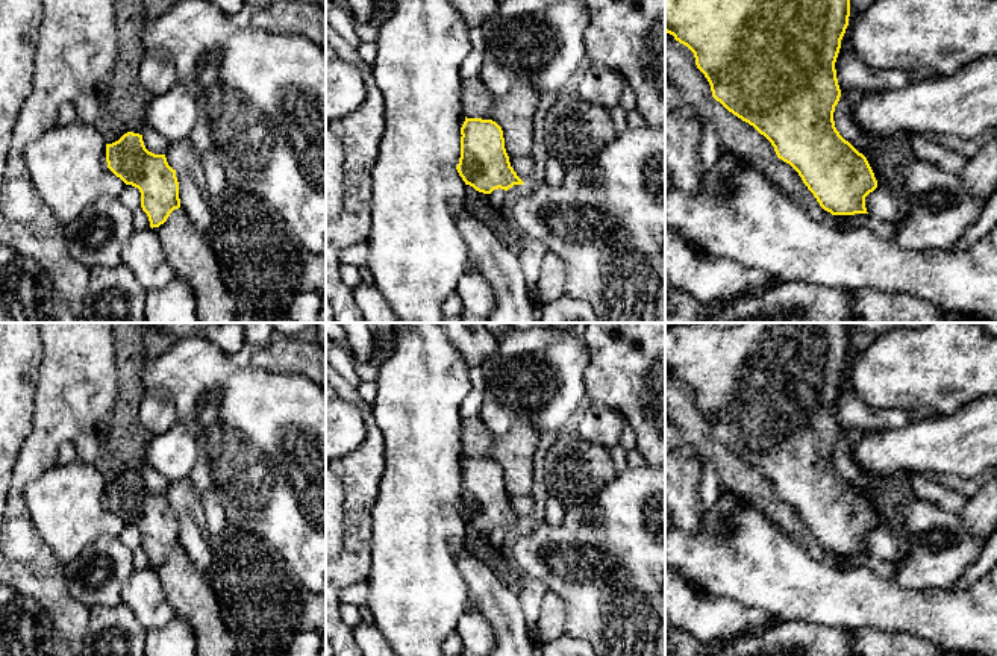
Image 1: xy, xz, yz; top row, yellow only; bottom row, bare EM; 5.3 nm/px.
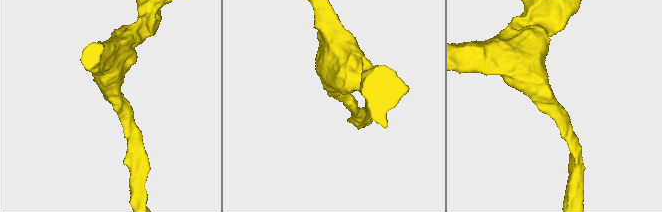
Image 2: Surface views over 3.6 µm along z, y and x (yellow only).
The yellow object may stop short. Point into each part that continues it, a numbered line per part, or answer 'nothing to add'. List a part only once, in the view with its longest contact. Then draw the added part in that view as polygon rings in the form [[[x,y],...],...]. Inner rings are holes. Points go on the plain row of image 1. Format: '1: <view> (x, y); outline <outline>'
nothing to add

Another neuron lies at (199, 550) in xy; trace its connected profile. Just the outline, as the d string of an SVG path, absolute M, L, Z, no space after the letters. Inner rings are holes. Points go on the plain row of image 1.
M176 509L176 517L179 521L179 538L182 550L188 554L192 565L200 573L208 576L212 561L212 547L209 541L202 536L188 509Z

